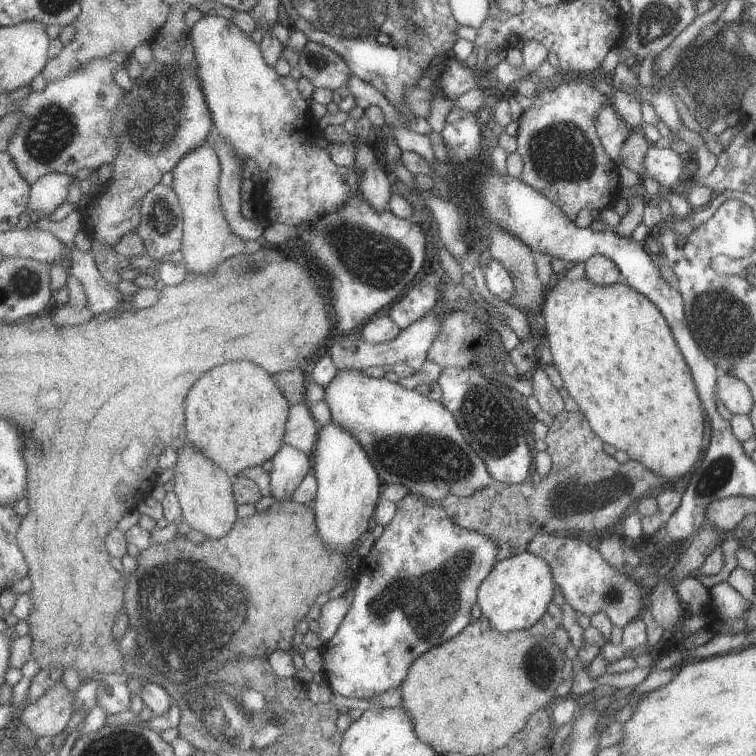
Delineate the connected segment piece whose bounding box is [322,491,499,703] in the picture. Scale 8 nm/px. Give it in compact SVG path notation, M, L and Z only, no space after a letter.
M410 491L400 502L398 502L398 514L388 526L385 527L383 535L377 540L372 547L369 555L361 560L360 567L360 584L356 590L356 598L352 610L348 613L344 624L340 627L338 634L330 642L326 642L322 649L325 658L325 678L334 688L337 694L346 696L351 703L356 703L359 699L377 700L381 694L398 687L402 687L407 681L411 673L412 666L415 662L423 657L424 654L442 646L444 642L456 638L458 634L462 634L464 630L470 626L475 620L472 610L474 606L479 604L479 592L484 581L492 574L492 569L498 564L496 556L498 556L498 542L494 538L490 538L488 534L480 532L480 530L468 530L448 514L446 506L442 506L440 501L429 499L418 492Z

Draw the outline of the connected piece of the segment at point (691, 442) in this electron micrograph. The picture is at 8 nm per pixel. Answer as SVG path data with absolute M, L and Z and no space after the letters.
M562 274L549 286L547 301L544 302L544 310L542 311L542 321L544 331L541 336L550 345L553 363L563 380L563 386L567 388L570 398L578 404L579 410L586 416L586 420L588 420L590 428L594 430L594 434L599 436L606 444L614 446L616 450L626 452L630 459L636 462L640 461L642 465L654 474L658 474L658 476L668 481L681 479L700 458L702 444L704 444L706 416L704 415L700 396L696 392L696 384L694 384L692 373L676 344L666 318L662 316L662 312L658 310L658 307L650 302L650 298L646 298L644 294L634 290L625 282L610 286L598 286L594 282L590 282L586 277L573 281Z

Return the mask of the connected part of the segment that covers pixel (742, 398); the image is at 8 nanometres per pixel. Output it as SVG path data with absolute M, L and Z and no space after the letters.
M720 368L716 376L716 394L733 415L748 415L754 406L754 396L748 385Z

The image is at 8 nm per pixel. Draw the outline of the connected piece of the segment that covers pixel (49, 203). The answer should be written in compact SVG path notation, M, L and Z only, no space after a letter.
M54 172L43 176L36 184L33 184L31 196L31 210L43 212L49 216L49 212L56 212L64 202L68 202L70 186L74 182L74 177L64 172Z

